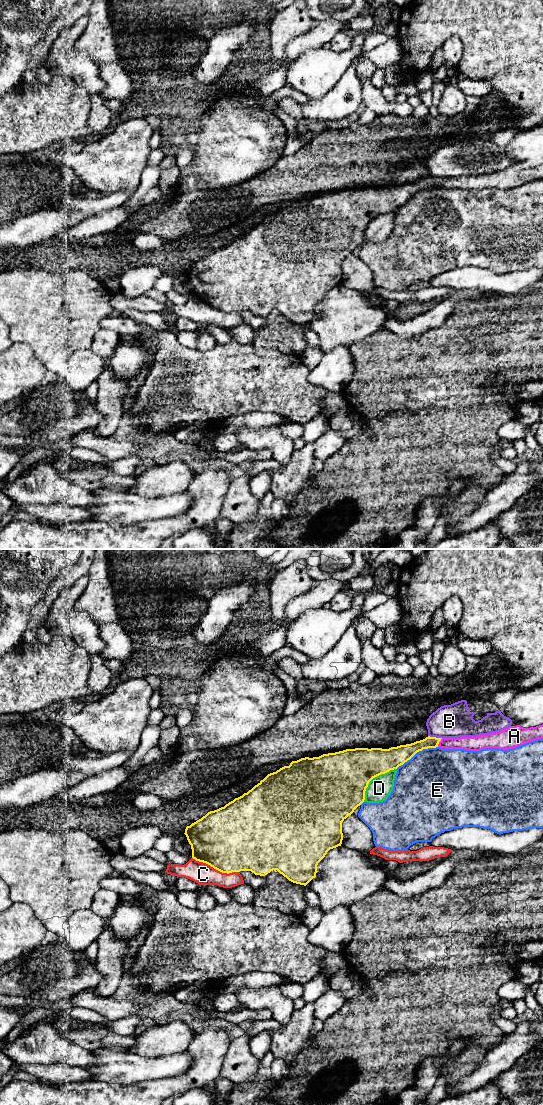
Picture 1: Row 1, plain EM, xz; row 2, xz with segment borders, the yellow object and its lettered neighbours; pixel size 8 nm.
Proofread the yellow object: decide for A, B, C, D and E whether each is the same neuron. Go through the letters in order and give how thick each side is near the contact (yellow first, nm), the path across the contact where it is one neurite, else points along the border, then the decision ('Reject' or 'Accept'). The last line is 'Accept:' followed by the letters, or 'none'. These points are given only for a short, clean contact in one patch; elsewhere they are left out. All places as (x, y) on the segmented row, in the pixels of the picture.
A: Thickness 100 nm (yellow) against 110 nm. Path across: xz (410, 750), (428, 742), (439, 741), (468, 743). Accept
B: Thickness 110 nm (yellow) against 280 nm. Reject
C: Thickness 500 nm (yellow) against 170 nm. Reject
D: Thickness 420 nm (yellow) against 190 nm. Reject
E: Thickness 180 nm (yellow) against 480 nm. Reject
Accept: A

